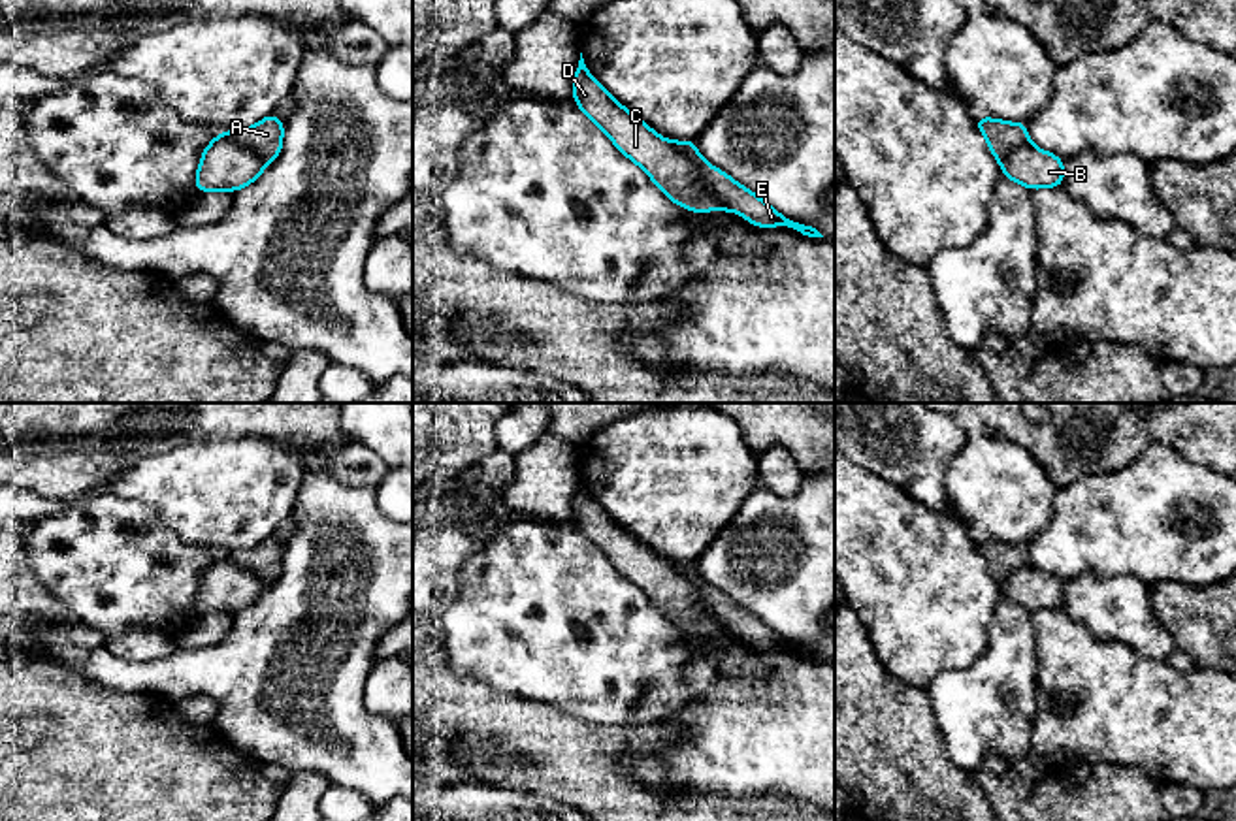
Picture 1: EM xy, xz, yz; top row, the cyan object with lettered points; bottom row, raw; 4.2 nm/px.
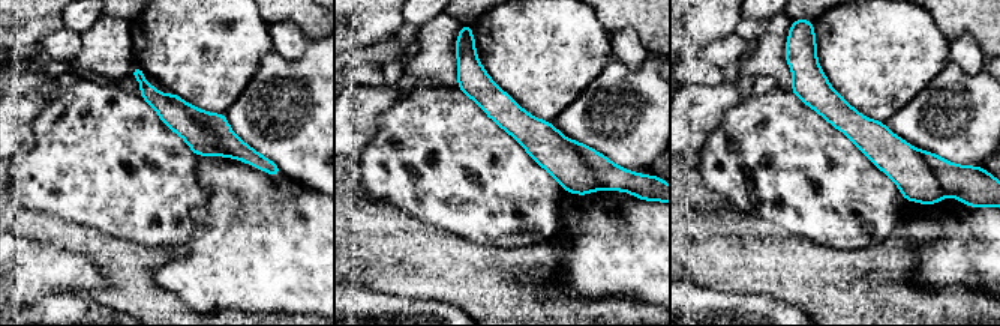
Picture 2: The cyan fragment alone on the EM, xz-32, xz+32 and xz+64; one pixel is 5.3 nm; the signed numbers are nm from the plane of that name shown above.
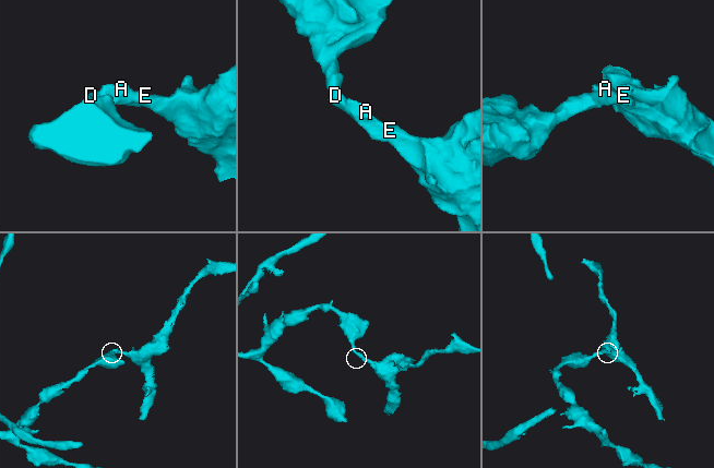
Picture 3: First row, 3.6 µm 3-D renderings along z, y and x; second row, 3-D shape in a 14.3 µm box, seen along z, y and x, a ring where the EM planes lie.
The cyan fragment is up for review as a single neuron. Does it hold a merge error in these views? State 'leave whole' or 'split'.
split

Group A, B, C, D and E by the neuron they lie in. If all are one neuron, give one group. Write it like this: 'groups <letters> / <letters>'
groups A E / B C D

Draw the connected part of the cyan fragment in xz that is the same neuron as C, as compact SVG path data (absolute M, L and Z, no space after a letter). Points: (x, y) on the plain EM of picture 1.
M582 475L573 497L571 518L578 531L609 557L620 574L642 589L673 625L691 635L733 633L714 618L684 574L658 557L605 512L586 491Z

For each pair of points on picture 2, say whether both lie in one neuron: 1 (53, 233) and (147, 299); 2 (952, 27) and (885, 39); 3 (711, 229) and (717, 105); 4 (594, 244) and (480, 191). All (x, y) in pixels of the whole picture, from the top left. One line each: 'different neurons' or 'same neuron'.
1: same neuron
2: different neurons
3: different neurons
4: different neurons

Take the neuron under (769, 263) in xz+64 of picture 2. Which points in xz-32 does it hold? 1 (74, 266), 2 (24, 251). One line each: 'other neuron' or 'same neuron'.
1: other neuron
2: other neuron

